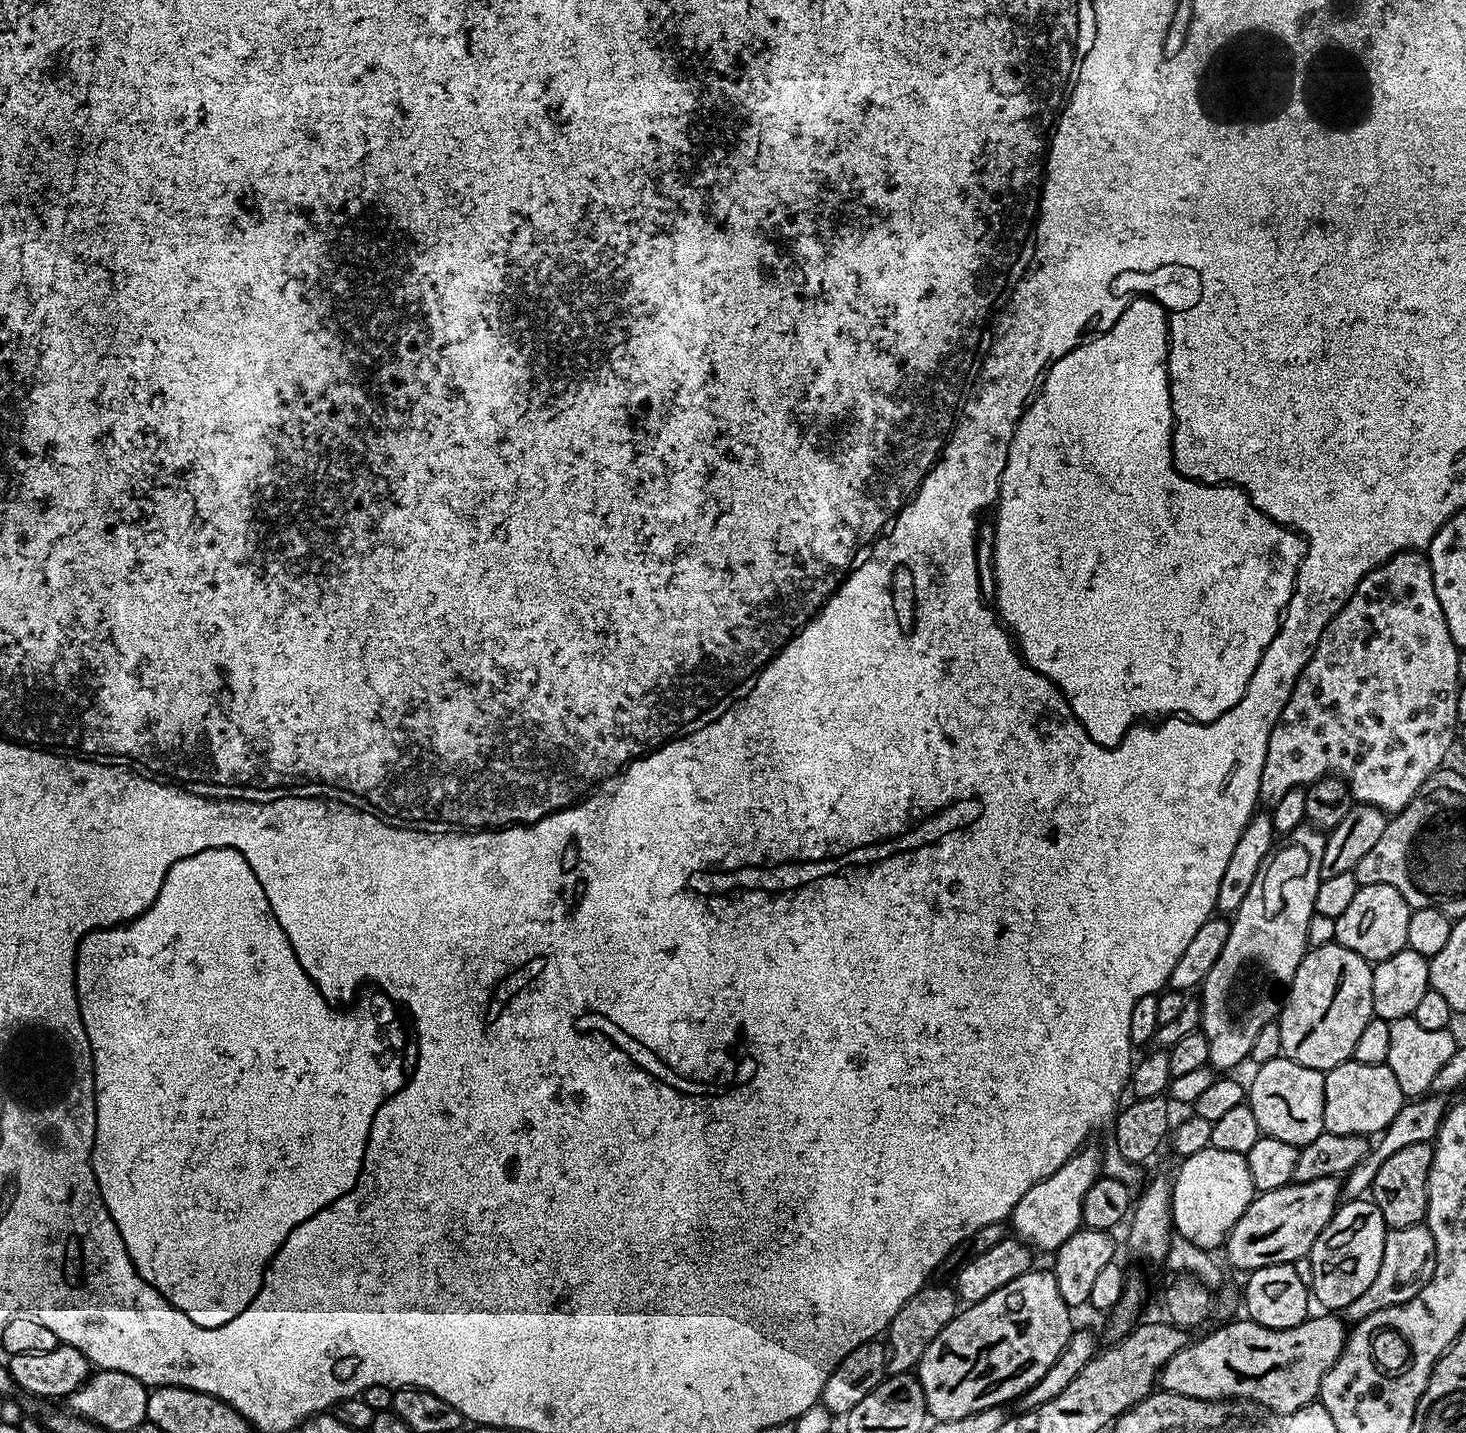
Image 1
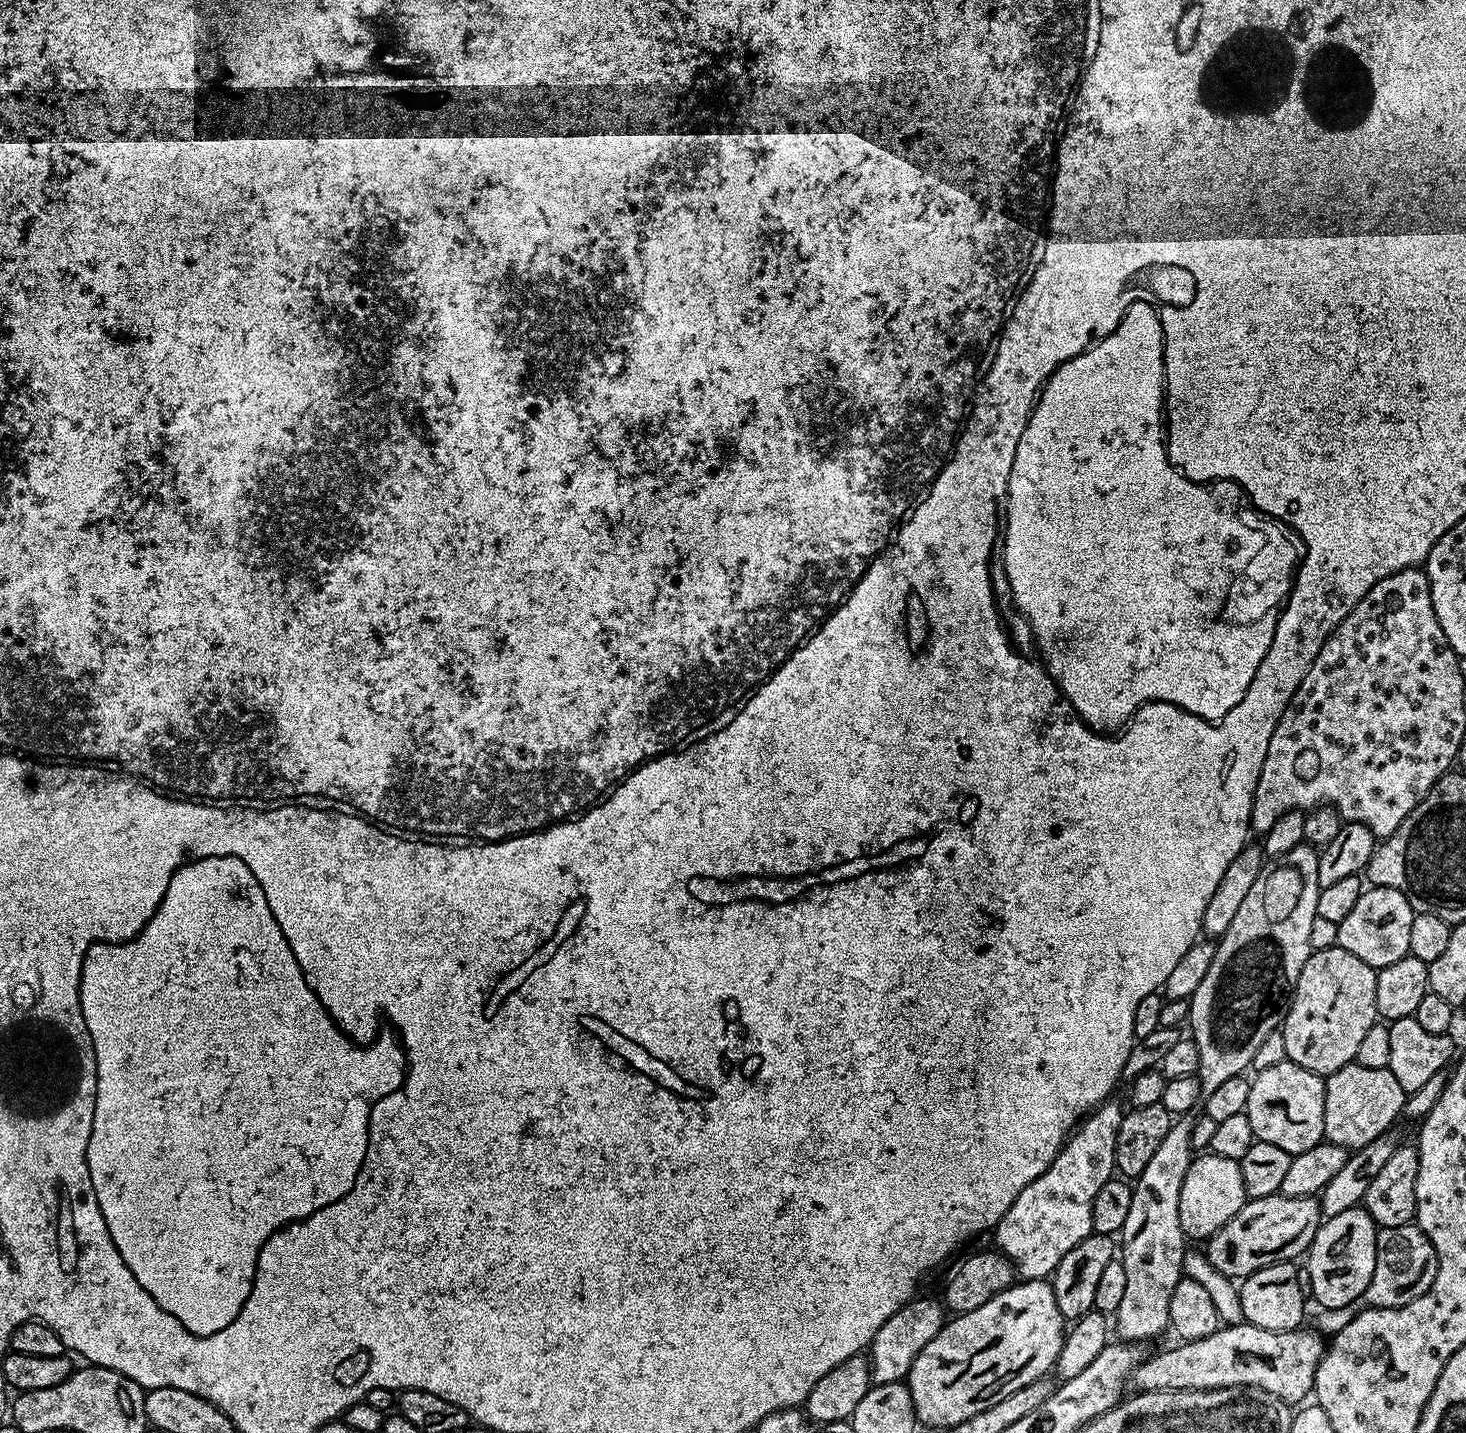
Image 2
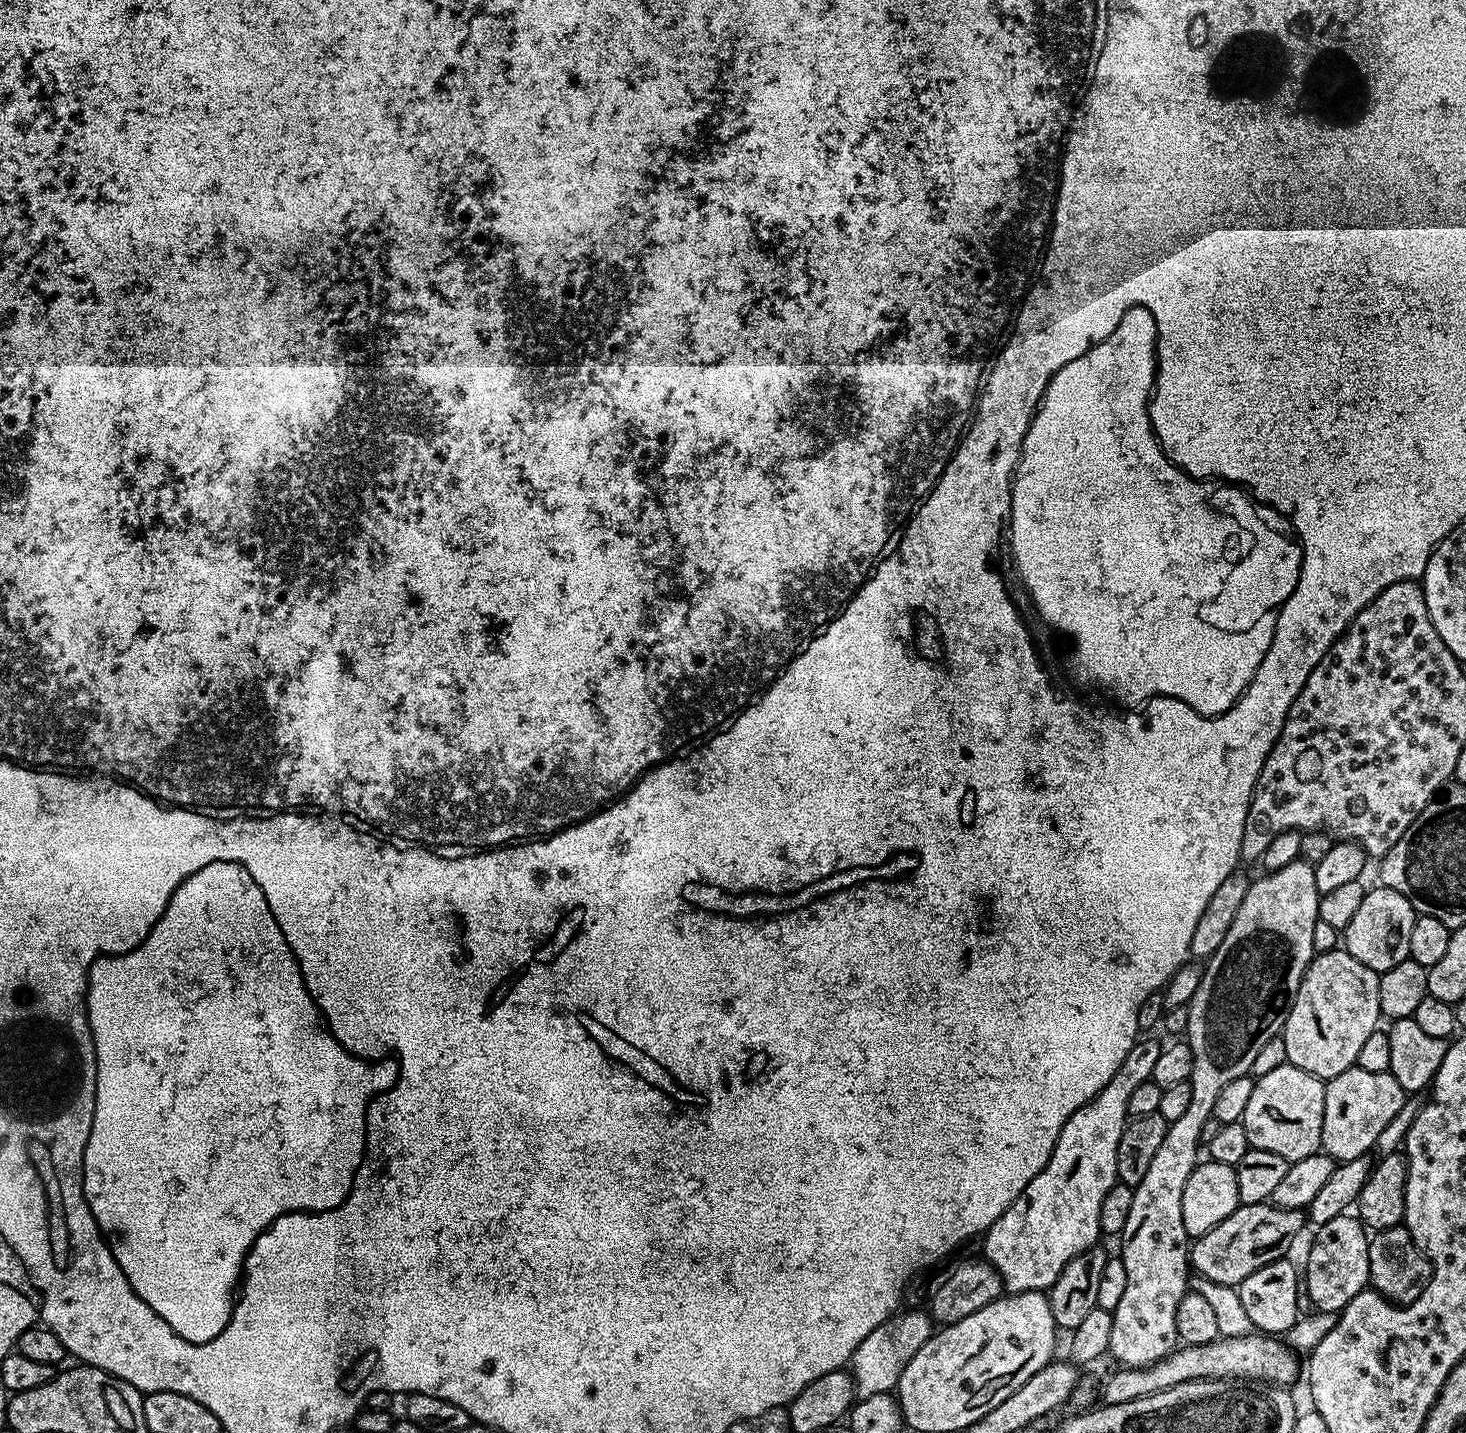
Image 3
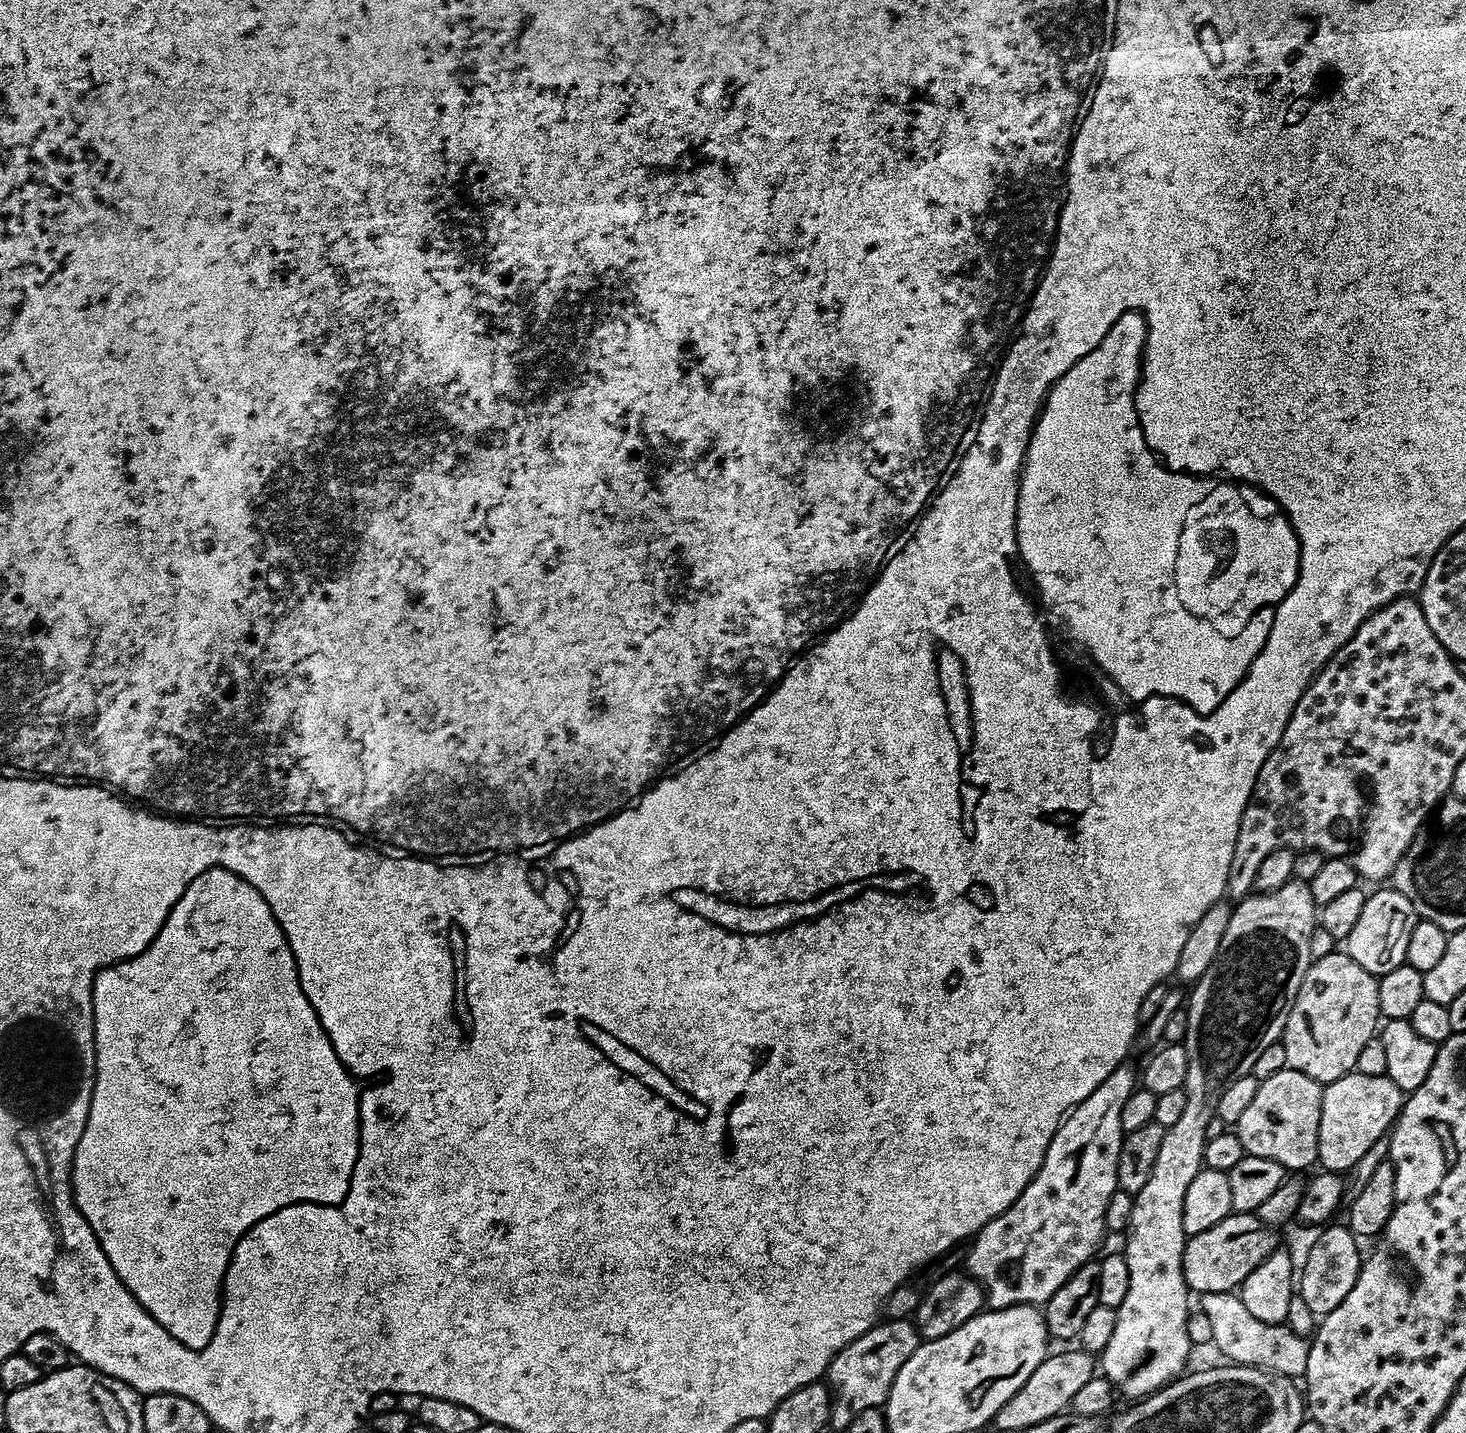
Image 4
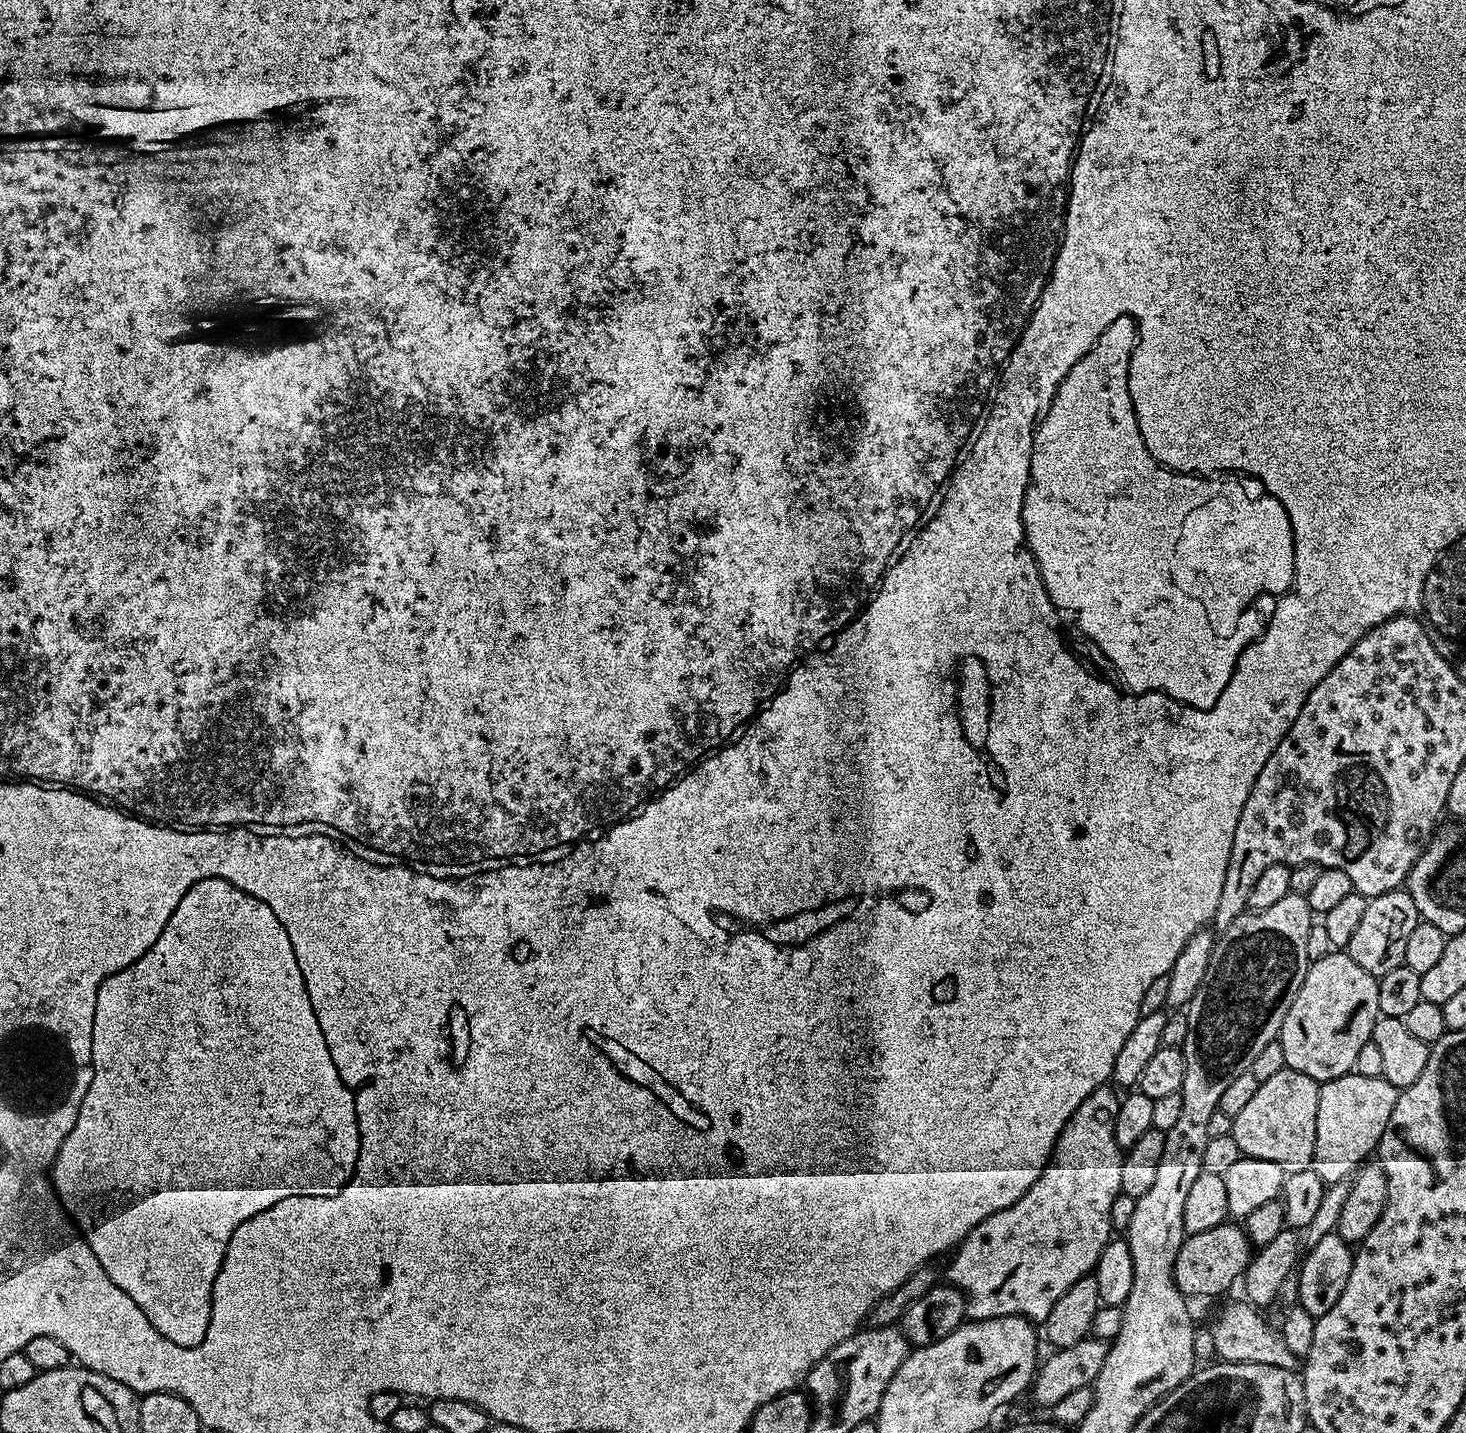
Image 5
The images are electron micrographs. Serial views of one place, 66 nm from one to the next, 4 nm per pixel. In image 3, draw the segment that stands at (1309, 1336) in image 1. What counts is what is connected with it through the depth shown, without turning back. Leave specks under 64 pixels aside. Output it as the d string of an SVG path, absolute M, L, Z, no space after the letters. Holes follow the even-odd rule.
M1249 1334L1240 1337L1223 1337L1206 1345L1177 1347L1169 1356L1163 1356L1149 1368L1121 1367L1120 1372L1104 1380L1104 1389L1099 1389L1098 1396L1104 1404L1130 1402L1134 1398L1148 1396L1151 1392L1161 1392L1178 1386L1187 1380L1213 1380L1227 1376L1240 1380L1262 1380L1281 1386L1291 1385L1296 1371L1301 1371L1302 1364L1296 1361L1297 1353L1283 1339L1271 1338L1266 1334Z

